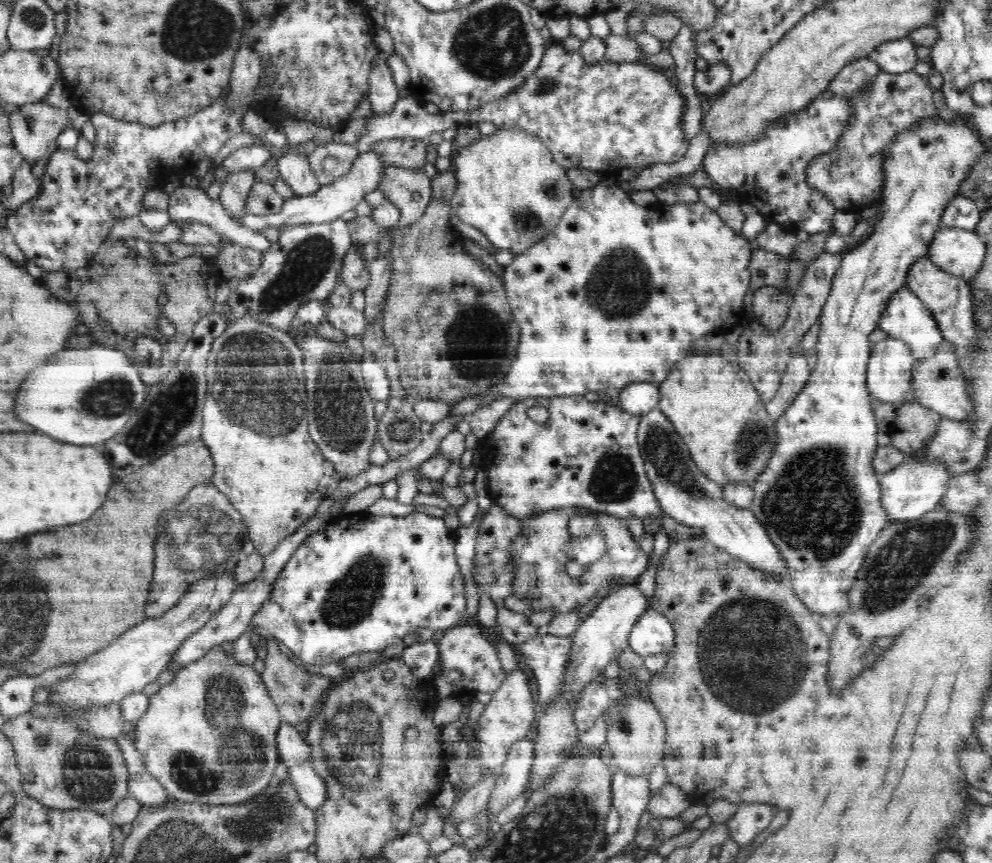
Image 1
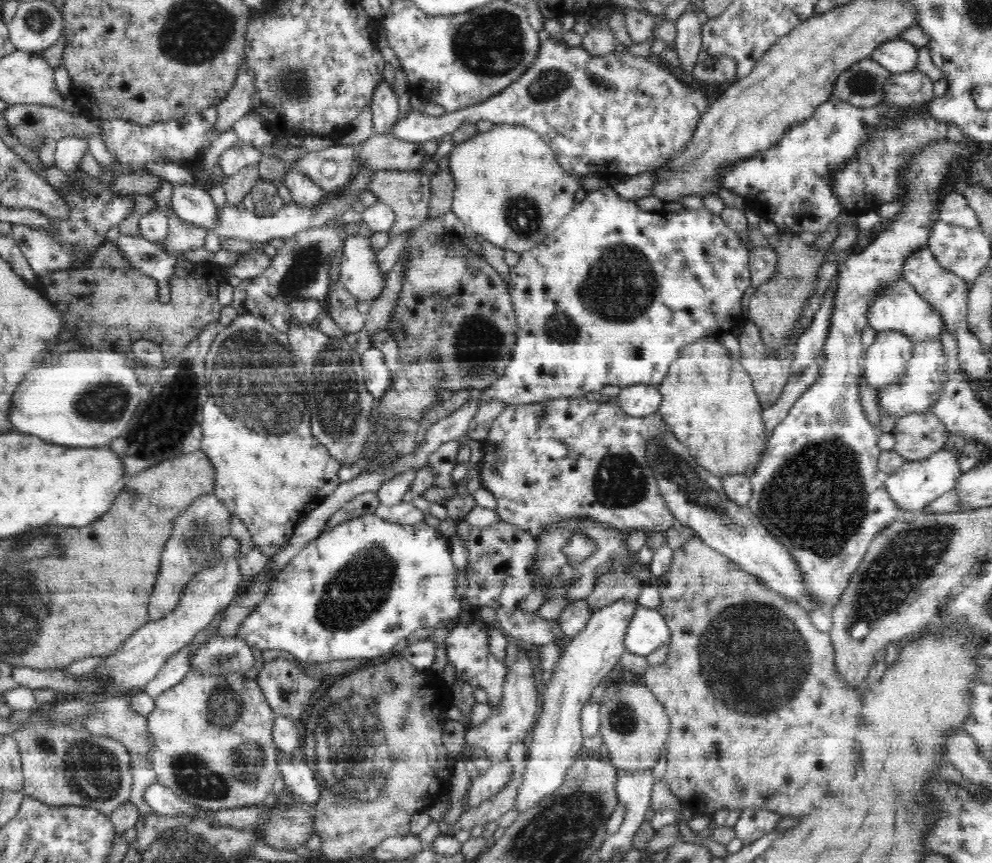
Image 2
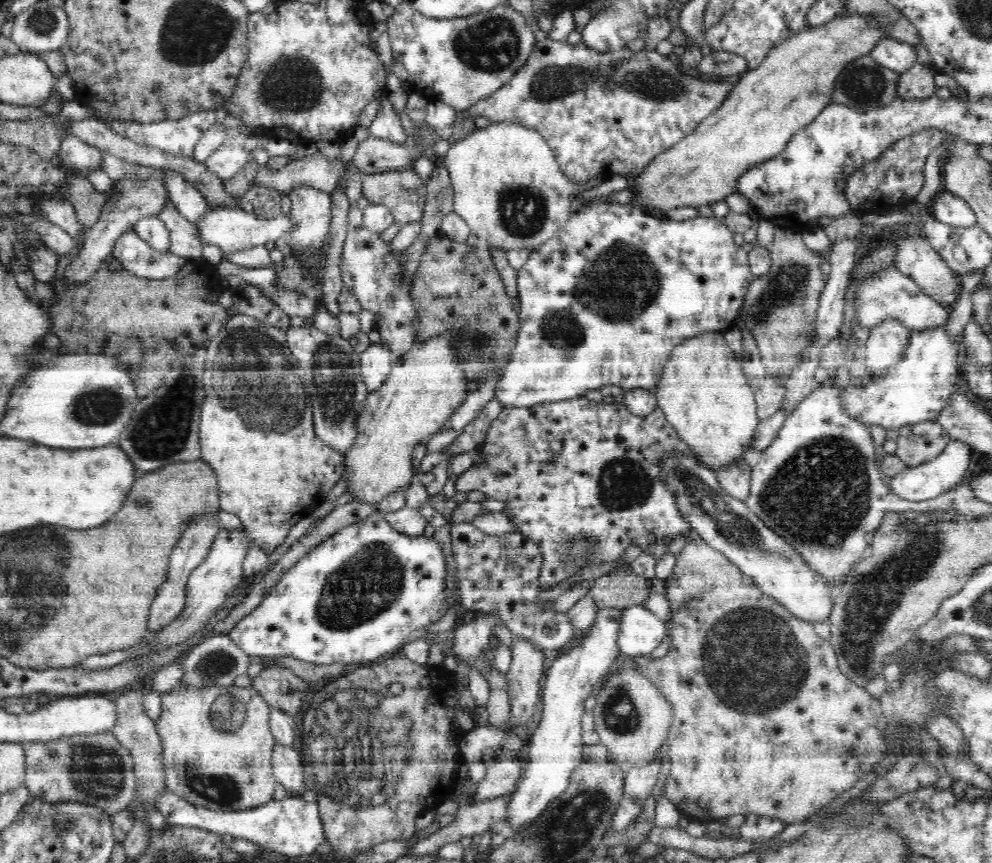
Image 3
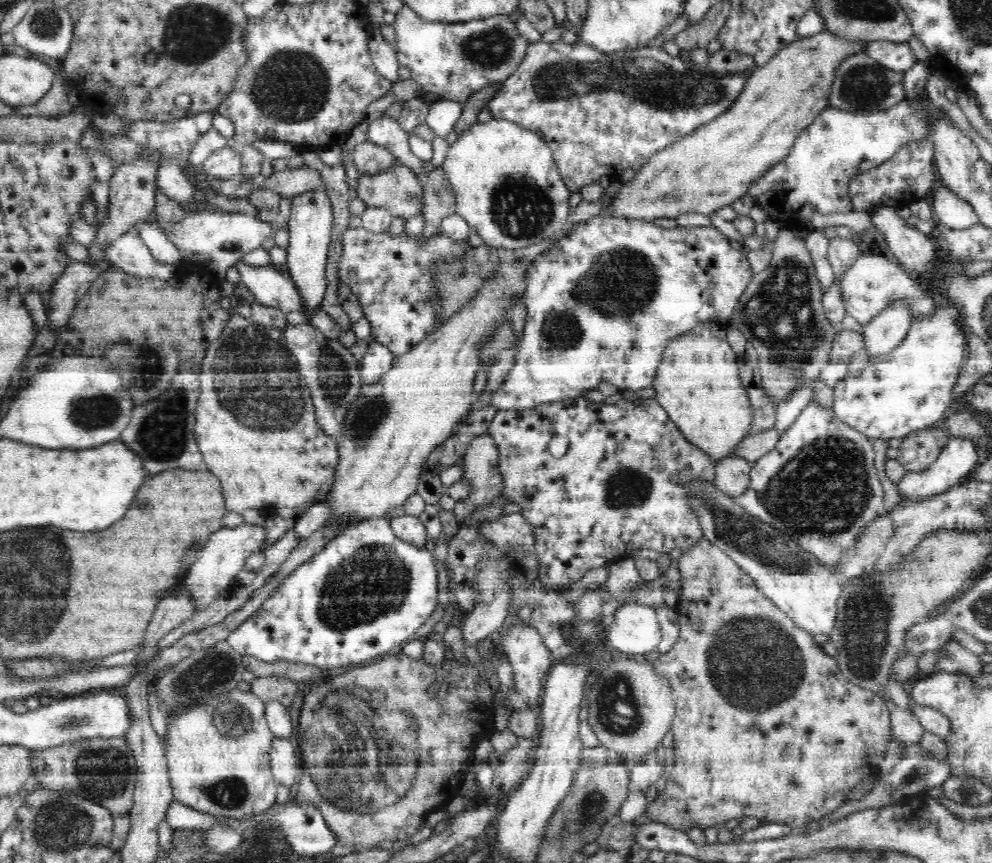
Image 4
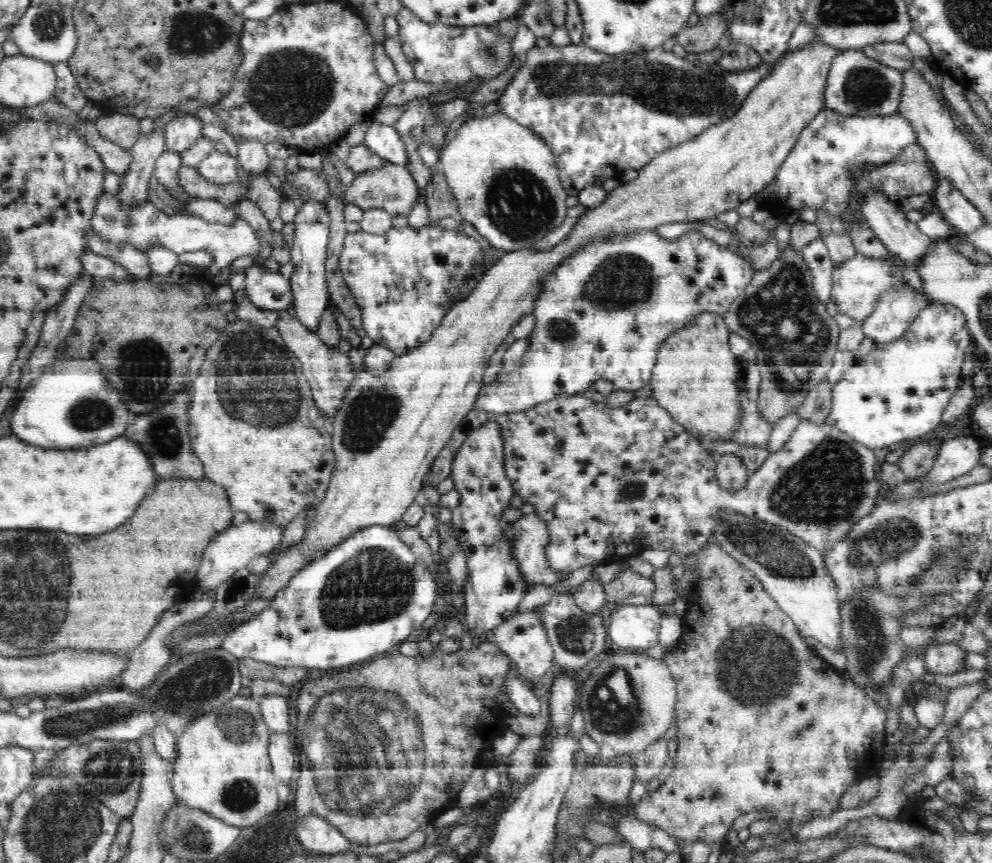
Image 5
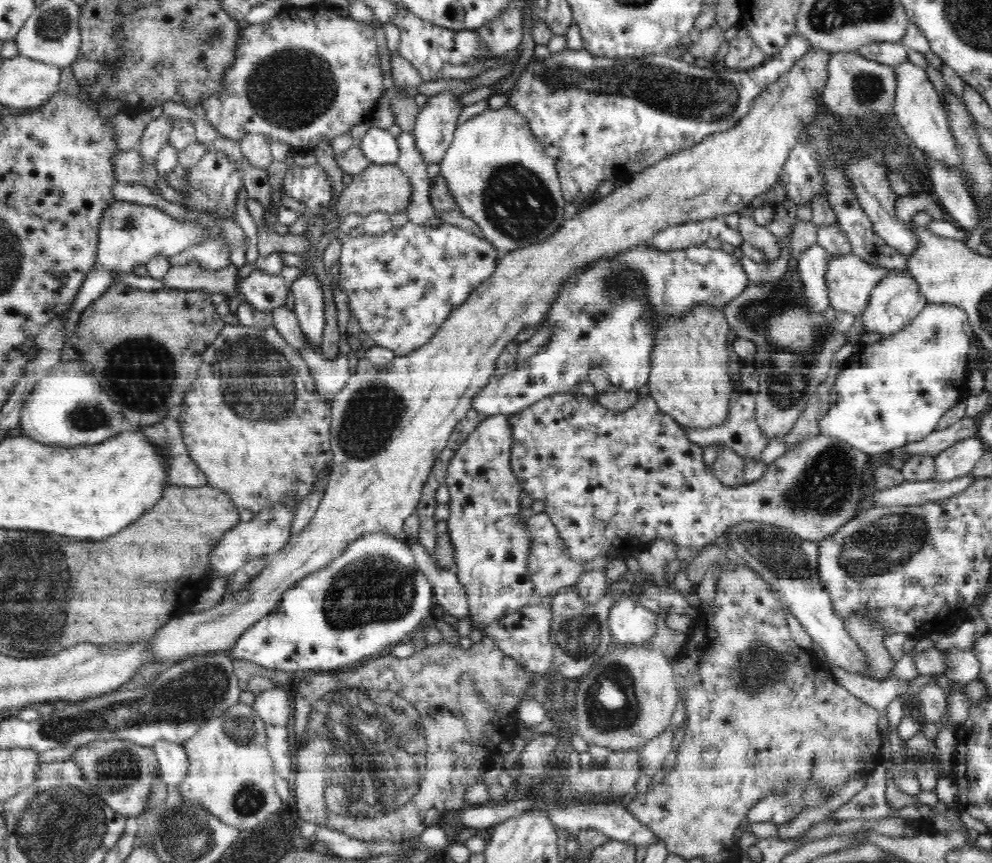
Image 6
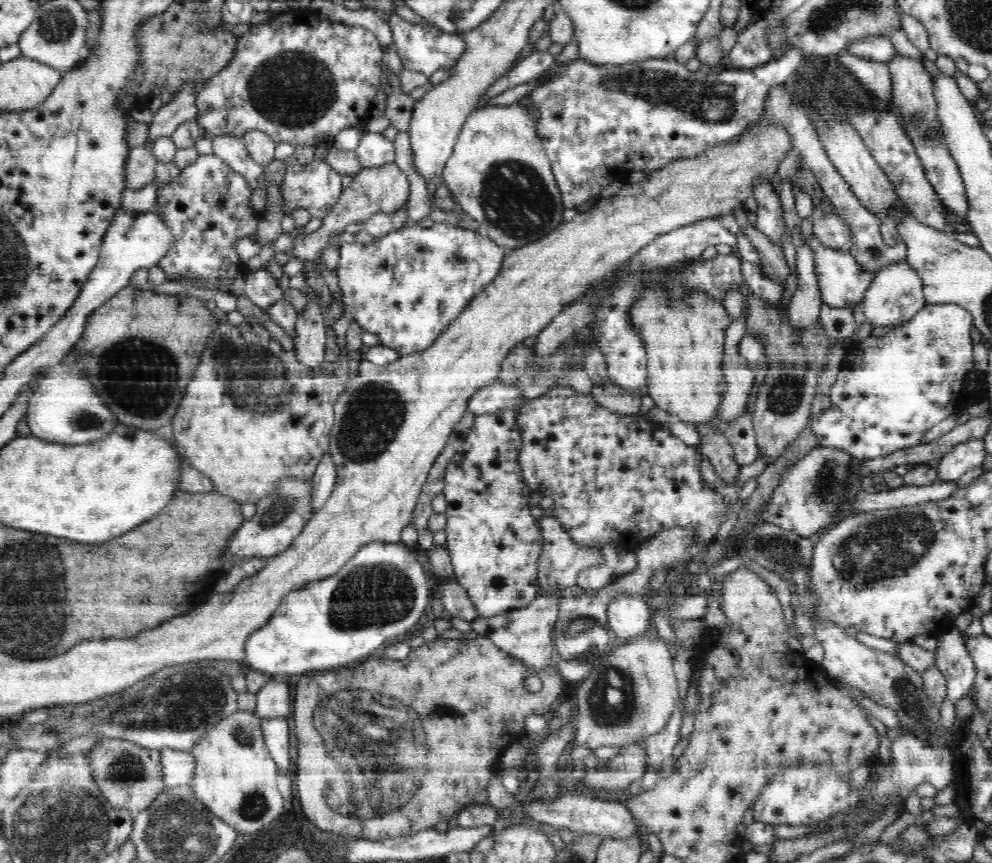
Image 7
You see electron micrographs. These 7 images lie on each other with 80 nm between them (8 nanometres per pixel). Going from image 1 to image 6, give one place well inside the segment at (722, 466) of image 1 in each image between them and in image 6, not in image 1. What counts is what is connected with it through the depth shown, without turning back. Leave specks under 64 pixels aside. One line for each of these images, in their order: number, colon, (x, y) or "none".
2: (708, 400)
3: (703, 392)
4: (698, 383)
5: (695, 378)
6: (689, 379)

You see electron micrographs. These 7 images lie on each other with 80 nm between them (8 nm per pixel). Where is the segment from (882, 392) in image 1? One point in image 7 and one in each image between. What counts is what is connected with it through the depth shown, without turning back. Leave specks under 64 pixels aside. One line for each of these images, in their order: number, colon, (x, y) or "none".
2: (887, 358)
3: (887, 342)
4: (884, 333)
5: (895, 311)
6: (894, 302)
7: (895, 295)

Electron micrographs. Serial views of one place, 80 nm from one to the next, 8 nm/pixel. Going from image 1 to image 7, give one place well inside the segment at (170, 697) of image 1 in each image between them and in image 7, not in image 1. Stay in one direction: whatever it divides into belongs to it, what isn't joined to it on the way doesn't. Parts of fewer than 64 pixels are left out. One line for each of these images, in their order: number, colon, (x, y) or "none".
2: (213, 746)
3: (217, 746)
4: (217, 753)
5: (223, 768)
6: (231, 774)
7: (236, 778)

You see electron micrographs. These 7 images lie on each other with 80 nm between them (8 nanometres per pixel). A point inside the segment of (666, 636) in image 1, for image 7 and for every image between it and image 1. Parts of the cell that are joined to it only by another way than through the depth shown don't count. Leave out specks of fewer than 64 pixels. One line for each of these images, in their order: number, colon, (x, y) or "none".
2: (648, 631)
3: (641, 631)
4: (635, 630)
5: (631, 627)
6: (629, 622)
7: (628, 616)

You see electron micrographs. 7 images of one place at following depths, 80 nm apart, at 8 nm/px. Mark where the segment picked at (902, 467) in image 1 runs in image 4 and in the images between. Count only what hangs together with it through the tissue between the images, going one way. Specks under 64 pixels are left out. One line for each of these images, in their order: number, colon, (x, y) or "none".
2: (915, 484)
3: (930, 479)
4: (959, 456)

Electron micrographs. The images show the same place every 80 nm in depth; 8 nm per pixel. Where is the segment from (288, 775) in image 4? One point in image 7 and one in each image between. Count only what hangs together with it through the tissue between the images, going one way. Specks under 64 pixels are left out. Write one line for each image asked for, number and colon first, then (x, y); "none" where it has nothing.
5: (281, 756)
6: (277, 736)
7: (276, 733)

